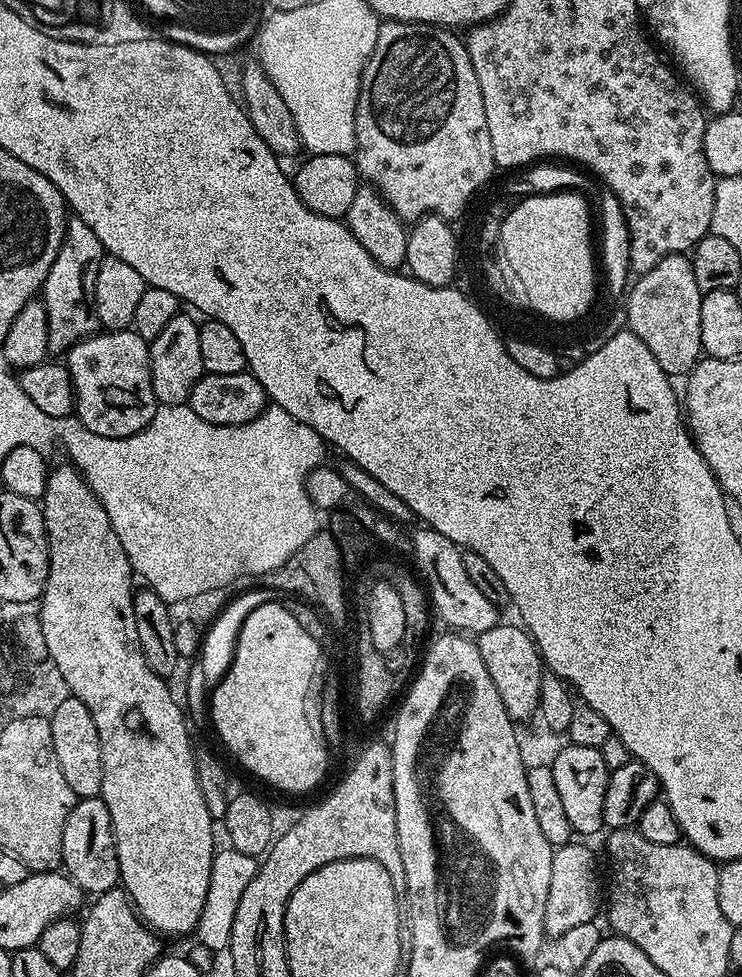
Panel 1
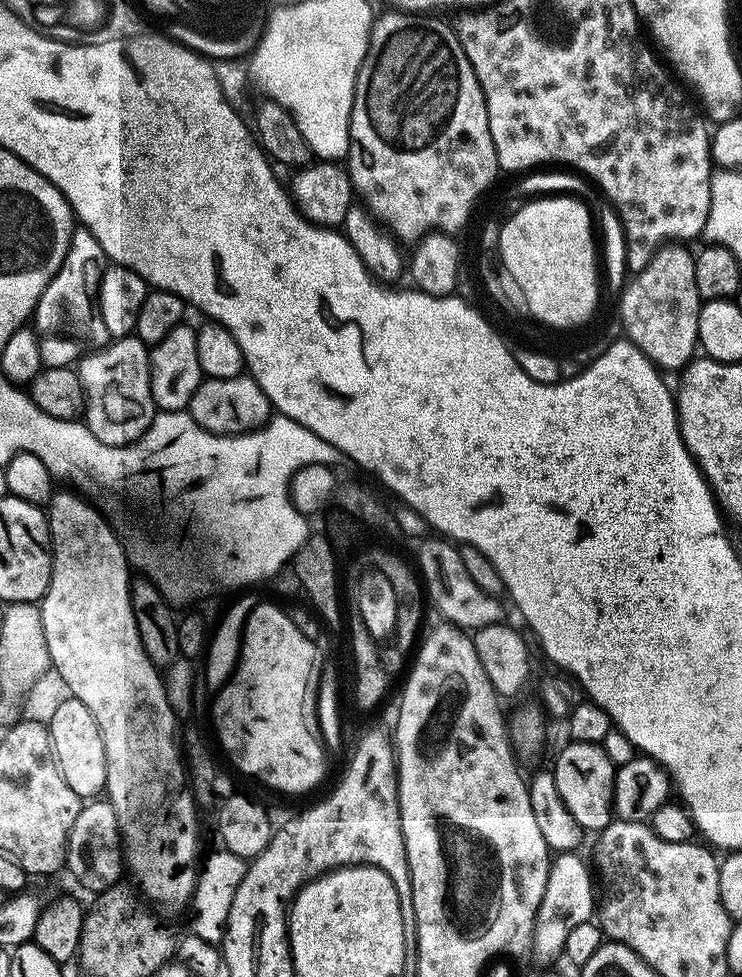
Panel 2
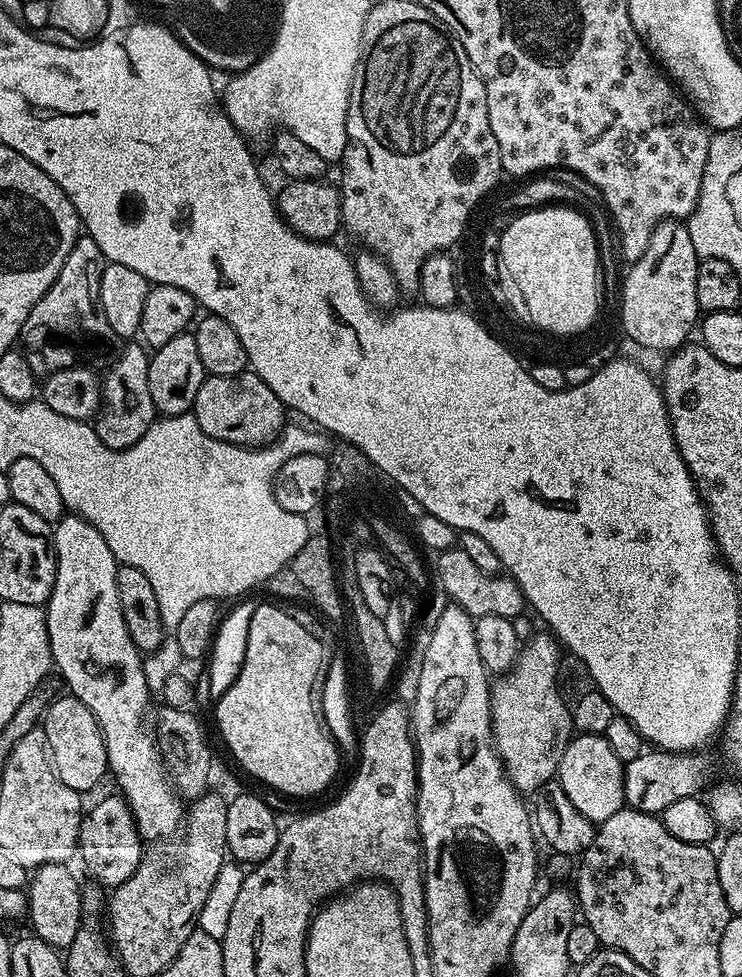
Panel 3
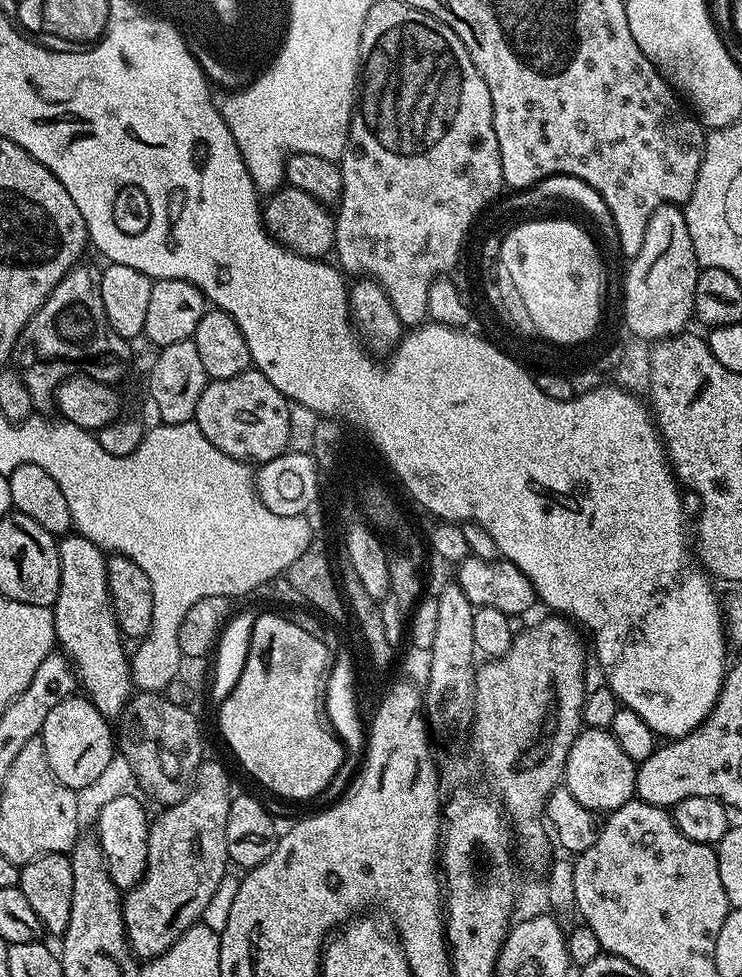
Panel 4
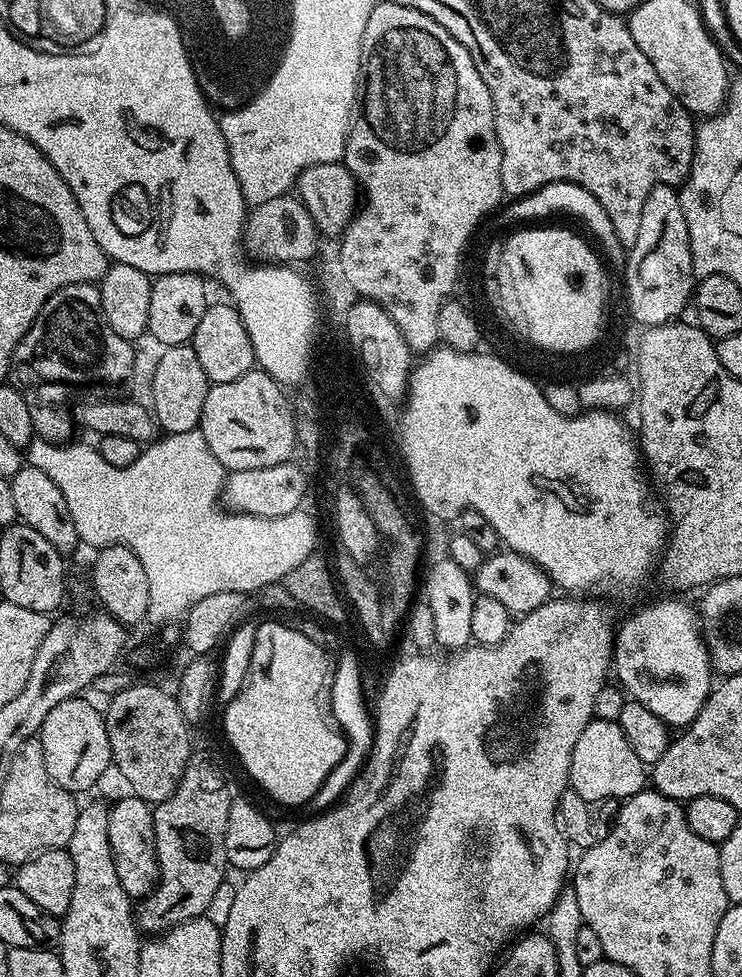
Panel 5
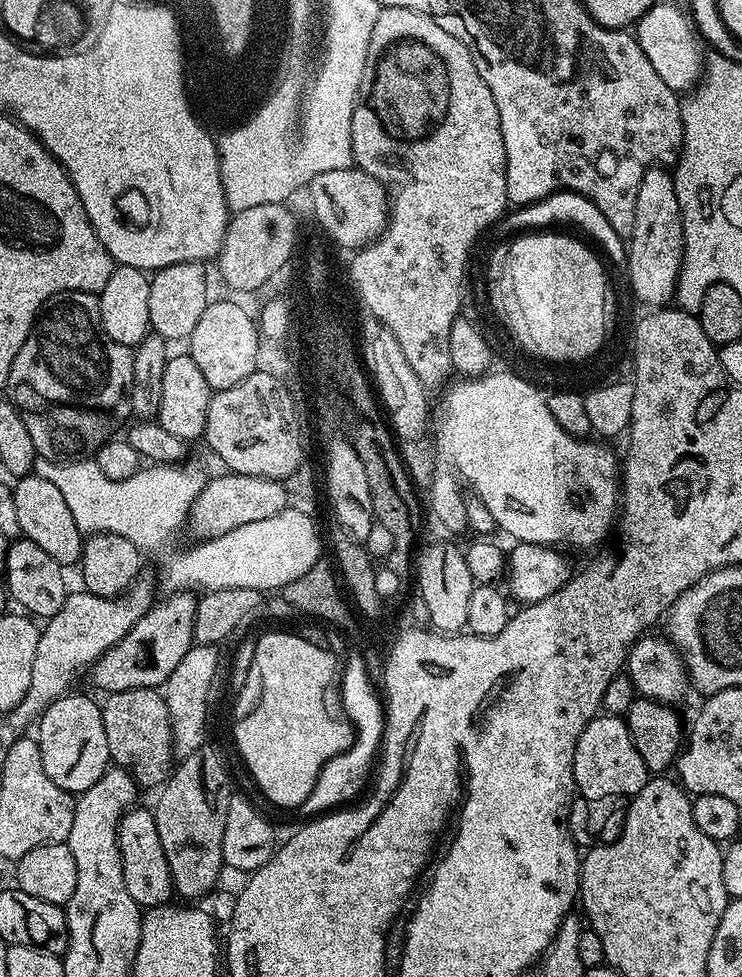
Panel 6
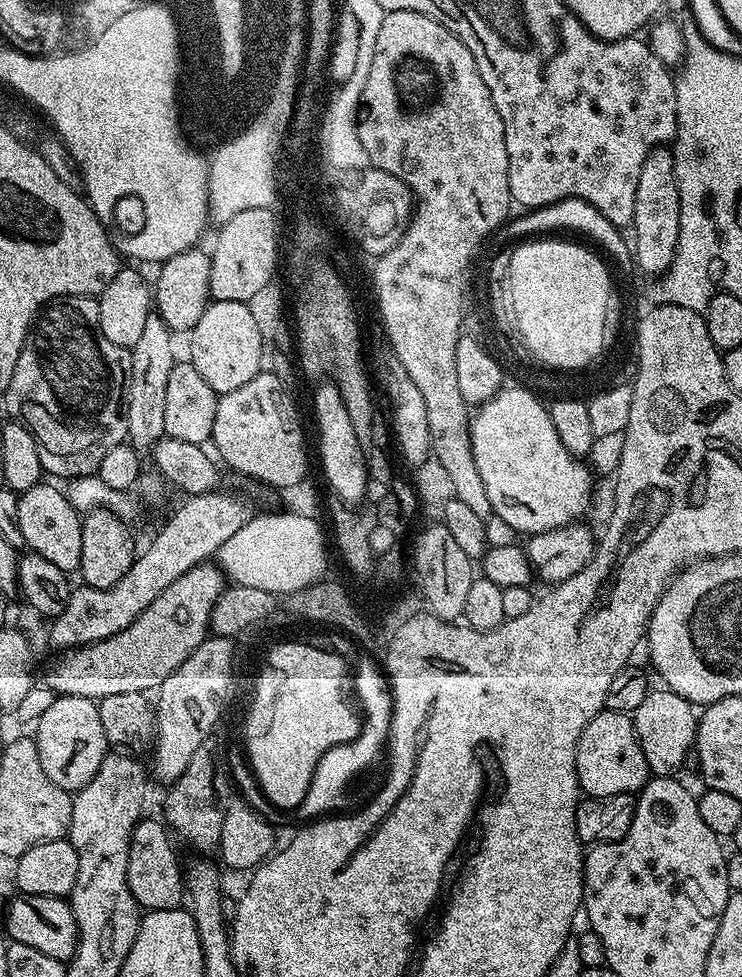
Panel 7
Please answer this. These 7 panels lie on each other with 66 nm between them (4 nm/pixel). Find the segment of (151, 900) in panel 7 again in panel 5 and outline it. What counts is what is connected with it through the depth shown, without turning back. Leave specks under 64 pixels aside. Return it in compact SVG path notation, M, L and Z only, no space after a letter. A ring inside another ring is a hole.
M134 795L115 801L108 810L110 850L114 854L114 870L118 870L118 882L122 882L122 890L126 890L126 894L136 902L143 900L156 889L160 877L152 810L151 803Z

